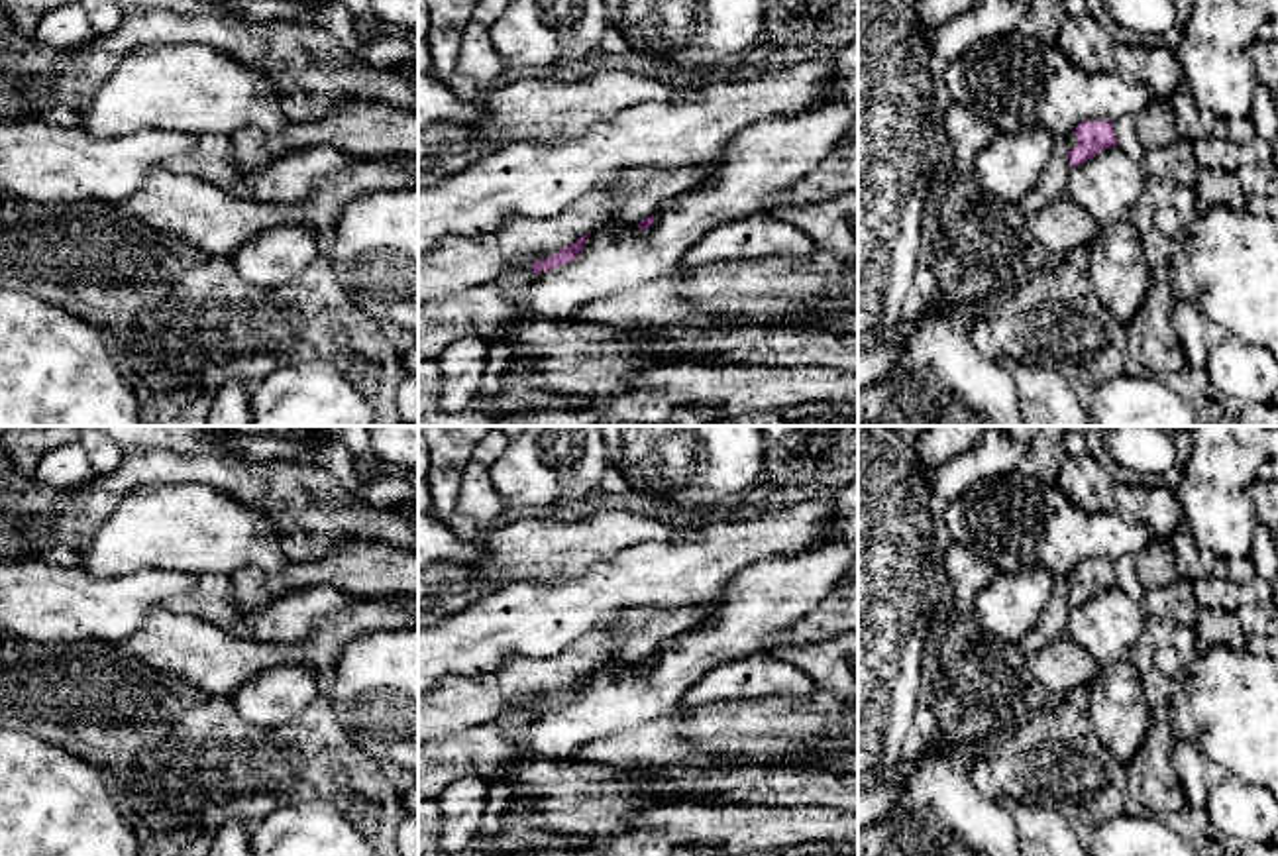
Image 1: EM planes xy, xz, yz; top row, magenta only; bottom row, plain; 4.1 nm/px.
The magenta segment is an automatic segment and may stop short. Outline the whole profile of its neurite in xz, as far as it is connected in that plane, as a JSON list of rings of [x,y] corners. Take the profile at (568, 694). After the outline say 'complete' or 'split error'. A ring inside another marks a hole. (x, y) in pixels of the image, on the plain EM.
[[[581,675],[575,683],[559,689],[558,693],[550,695],[548,699],[534,701],[532,713],[536,715],[536,713],[542,713],[542,711],[552,711],[552,709],[558,709],[558,707],[573,701],[583,691],[587,677],[589,675]]] | complete

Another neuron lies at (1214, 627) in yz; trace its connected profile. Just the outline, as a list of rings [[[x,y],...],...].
[[[1199,607],[1194,624],[1194,650],[1205,650],[1219,644],[1235,650],[1247,646],[1247,634],[1243,632],[1237,615],[1227,609]]]

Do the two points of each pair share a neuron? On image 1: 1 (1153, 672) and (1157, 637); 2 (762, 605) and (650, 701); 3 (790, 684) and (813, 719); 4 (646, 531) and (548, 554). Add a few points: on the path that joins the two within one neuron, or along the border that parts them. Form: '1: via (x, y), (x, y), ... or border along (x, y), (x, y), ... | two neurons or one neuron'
1: via (1149, 664), (1149, 644) | one neuron
2: via (735, 631), (727, 639), (703, 648), (678, 674) | one neuron
3: border along (817, 688), (803, 699), (784, 701) | two neurons
4: via (623, 531), (611, 531), (572, 548) | one neuron

